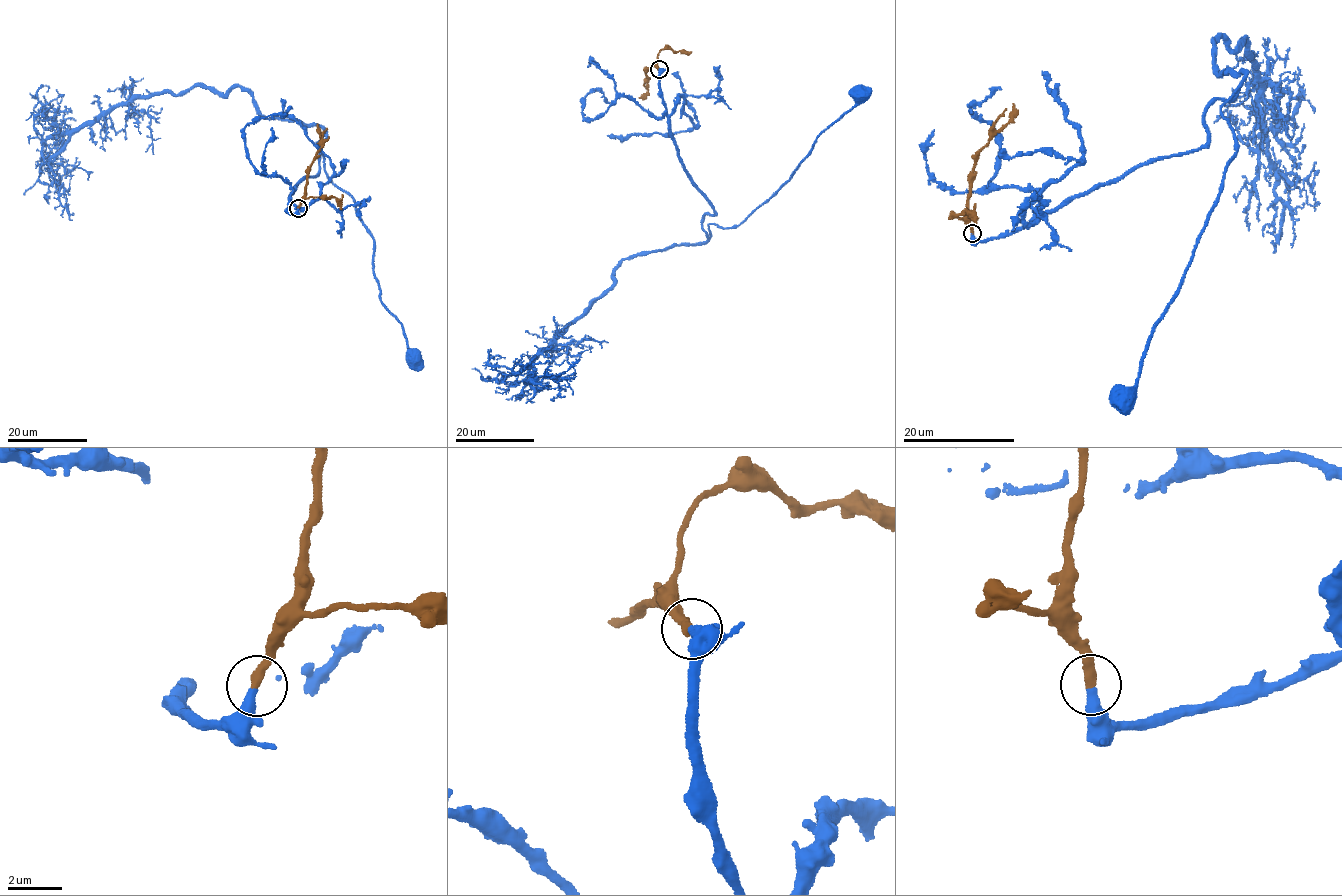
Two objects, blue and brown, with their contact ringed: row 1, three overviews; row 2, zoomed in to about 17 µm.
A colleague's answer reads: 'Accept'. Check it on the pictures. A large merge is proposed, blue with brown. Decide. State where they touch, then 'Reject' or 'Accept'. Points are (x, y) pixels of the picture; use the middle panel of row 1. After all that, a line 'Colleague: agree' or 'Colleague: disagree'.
Place: (659, 69). Accept
Colleague: agree

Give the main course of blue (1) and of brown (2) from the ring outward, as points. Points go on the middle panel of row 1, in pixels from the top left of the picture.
1: (659, 69), (673, 139), (715, 213), (703, 214), (709, 237), (709, 224), (736, 227), (774, 196), (861, 93)
2: (659, 69), (655, 65), (644, 68), (647, 91), (638, 97)

